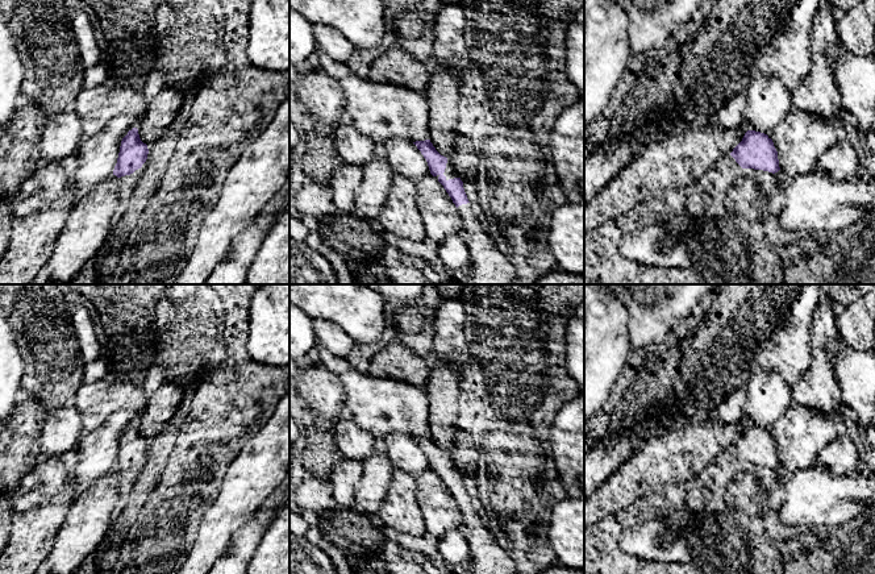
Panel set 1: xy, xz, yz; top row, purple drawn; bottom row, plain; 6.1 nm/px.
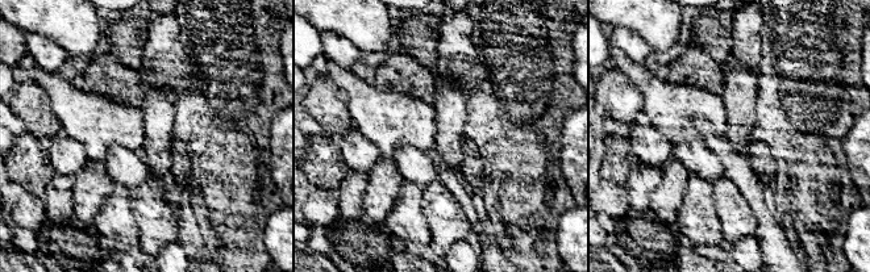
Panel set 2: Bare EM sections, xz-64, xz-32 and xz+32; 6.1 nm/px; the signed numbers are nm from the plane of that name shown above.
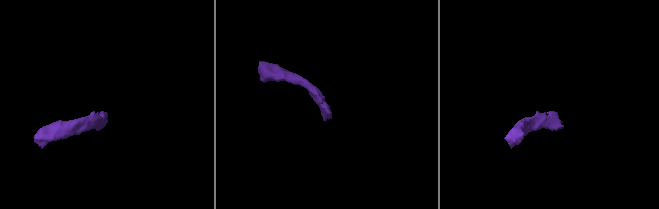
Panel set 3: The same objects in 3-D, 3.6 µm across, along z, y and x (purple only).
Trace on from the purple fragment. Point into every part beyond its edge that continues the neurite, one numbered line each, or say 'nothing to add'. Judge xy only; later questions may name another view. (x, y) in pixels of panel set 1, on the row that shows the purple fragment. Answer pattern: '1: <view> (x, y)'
nothing to add

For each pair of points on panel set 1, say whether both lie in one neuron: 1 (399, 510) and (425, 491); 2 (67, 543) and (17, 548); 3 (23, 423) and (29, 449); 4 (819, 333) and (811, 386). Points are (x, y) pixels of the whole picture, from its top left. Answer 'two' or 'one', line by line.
1: two
2: two
3: one
4: one

